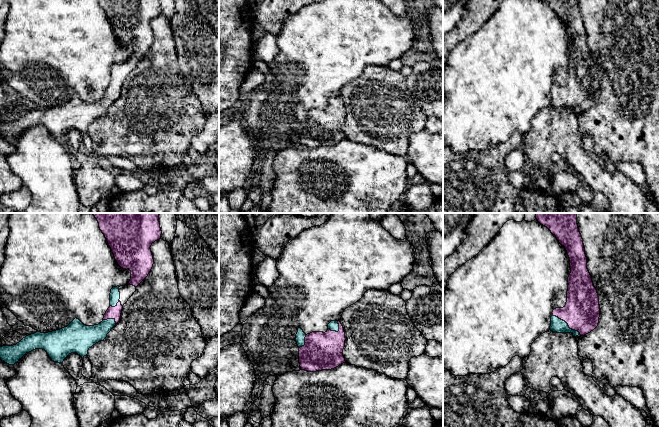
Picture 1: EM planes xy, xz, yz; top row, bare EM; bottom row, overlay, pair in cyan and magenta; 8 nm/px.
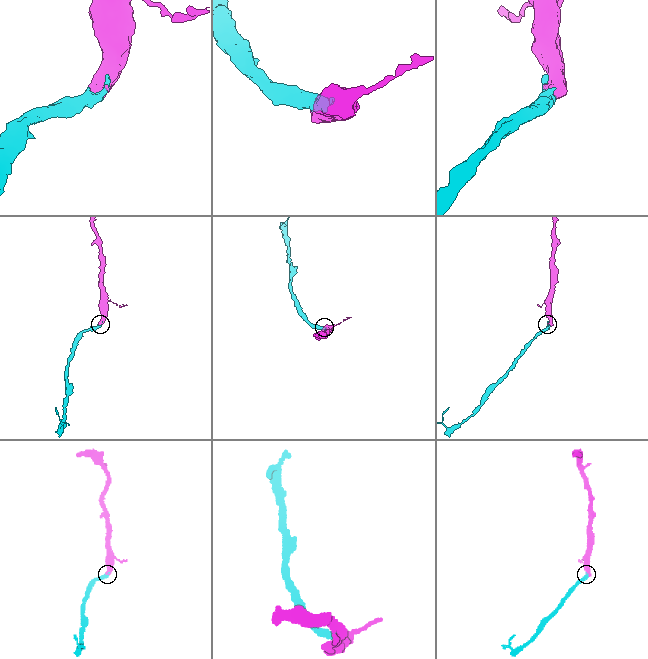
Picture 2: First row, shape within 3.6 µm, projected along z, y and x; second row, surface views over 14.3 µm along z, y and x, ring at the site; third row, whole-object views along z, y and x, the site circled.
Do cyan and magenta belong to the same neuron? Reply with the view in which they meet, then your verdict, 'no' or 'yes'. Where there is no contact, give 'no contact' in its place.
yz | yes

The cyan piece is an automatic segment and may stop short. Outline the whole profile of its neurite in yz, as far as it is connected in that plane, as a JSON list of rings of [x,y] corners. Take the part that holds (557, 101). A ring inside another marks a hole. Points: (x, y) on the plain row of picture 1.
[[[541,0],[556,12],[565,23],[570,34],[571,49],[568,53],[567,78],[563,84],[552,88],[550,106],[557,109],[572,109],[573,112],[584,112],[593,107],[599,99],[600,81],[596,64],[587,45],[587,33],[578,0]]]

